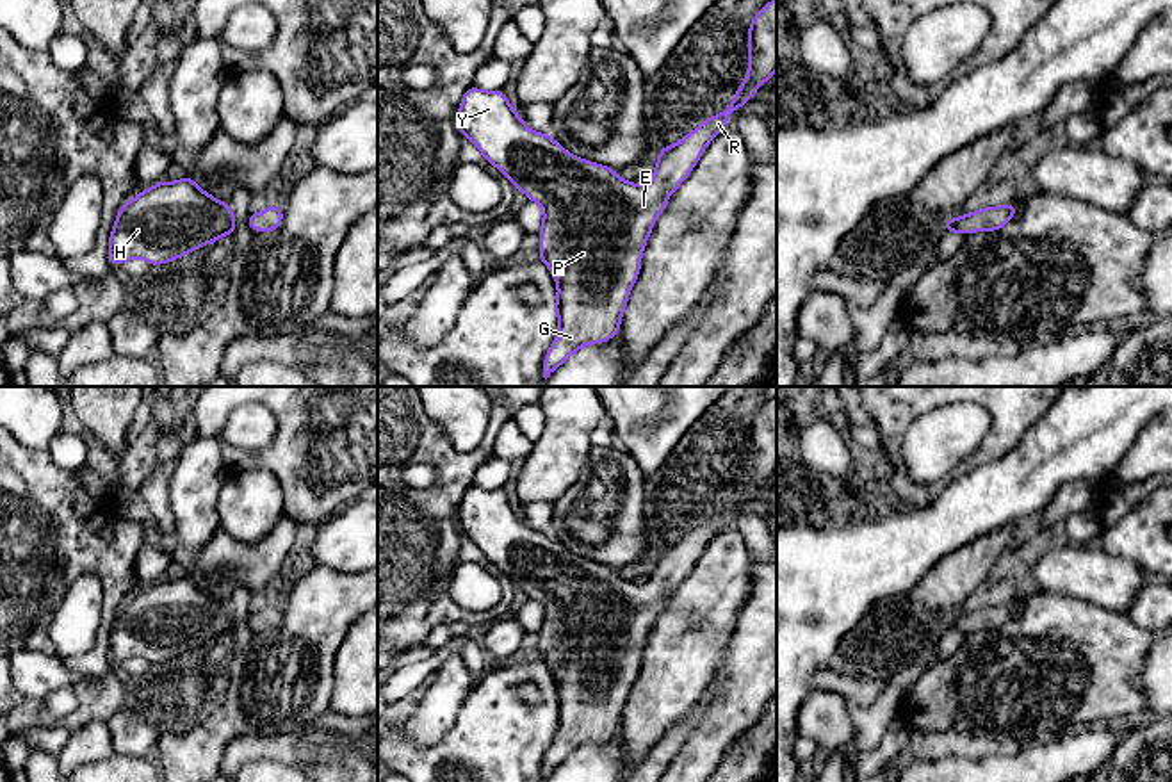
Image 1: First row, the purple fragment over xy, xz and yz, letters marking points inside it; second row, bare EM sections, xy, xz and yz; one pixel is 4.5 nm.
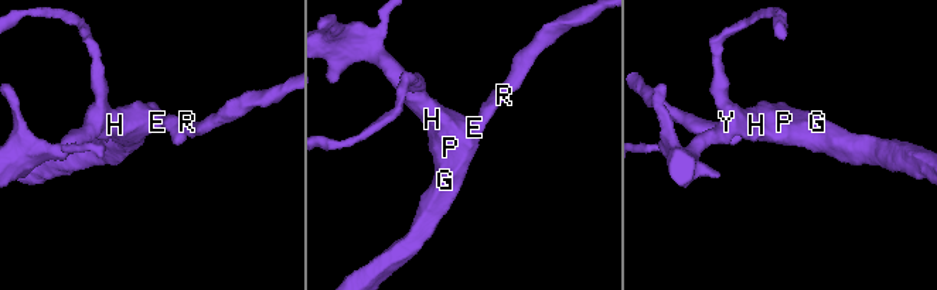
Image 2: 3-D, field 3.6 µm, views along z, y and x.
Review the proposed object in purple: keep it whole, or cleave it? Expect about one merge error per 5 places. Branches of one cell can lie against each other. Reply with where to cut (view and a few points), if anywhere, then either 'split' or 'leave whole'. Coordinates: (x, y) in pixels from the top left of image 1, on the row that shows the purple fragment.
cut none; leave whole

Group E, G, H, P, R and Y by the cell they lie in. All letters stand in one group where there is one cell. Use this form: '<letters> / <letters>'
E G H P R Y

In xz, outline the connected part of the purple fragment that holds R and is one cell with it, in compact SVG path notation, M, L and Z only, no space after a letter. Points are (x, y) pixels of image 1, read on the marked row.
M777 0L759 9L748 27L748 39L750 73L730 105L721 114L704 119L679 143L661 148L647 185L627 182L607 166L568 153L550 134L529 130L504 91L484 91L474 86L465 91L456 116L458 130L513 182L517 191L543 207L538 253L558 283L554 312L559 319L554 342L543 358L545 379L582 346L604 344L620 331L629 294L641 269L645 244L655 219L666 208L668 196L688 178L707 144L725 130L727 119L777 71Z

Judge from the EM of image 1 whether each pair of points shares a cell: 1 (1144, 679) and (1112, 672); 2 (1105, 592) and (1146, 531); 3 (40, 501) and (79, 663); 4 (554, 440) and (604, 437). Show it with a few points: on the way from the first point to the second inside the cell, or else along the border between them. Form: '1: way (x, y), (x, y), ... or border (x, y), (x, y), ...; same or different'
1: border (1153, 642), (1133, 679), (1144, 697), (1144, 711); different
2: border (1096, 544), (1112, 554), (1131, 558), (1147, 574); different
3: way (82, 542), (111, 570), (111, 604), (105, 626); same
4: border (606, 423), (590, 433), (590, 444); different

